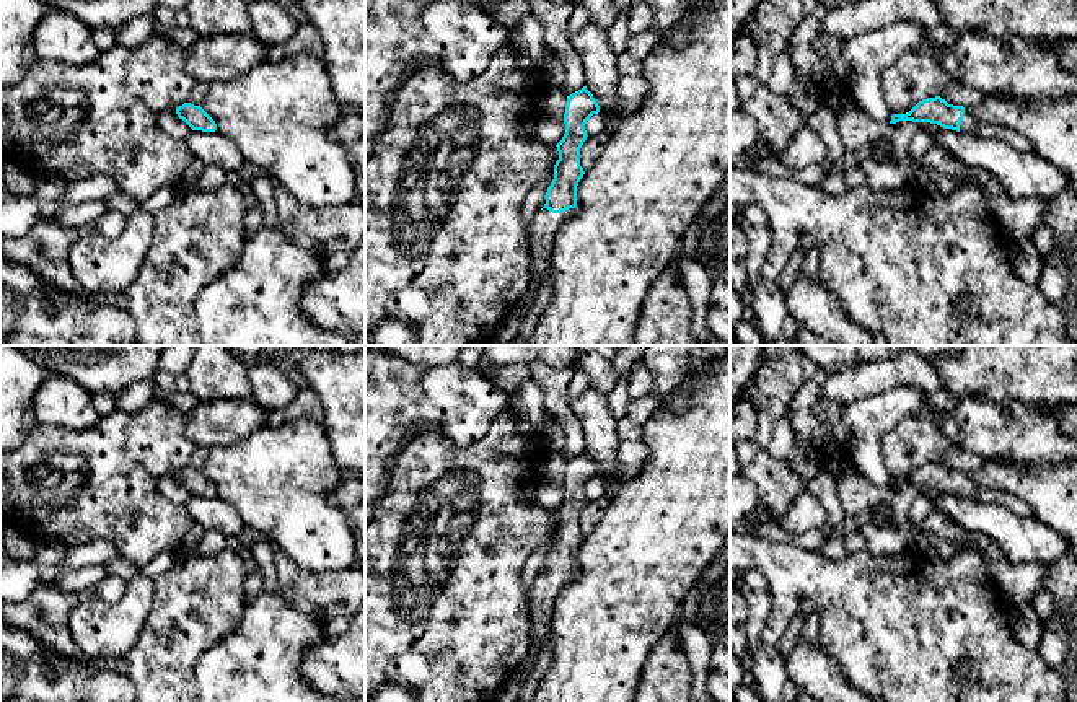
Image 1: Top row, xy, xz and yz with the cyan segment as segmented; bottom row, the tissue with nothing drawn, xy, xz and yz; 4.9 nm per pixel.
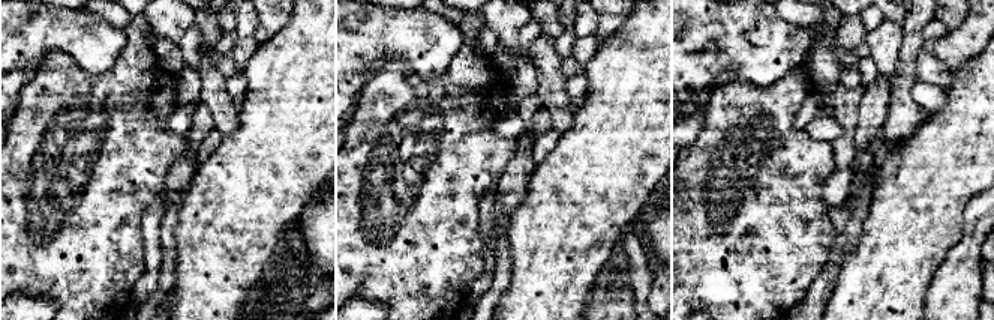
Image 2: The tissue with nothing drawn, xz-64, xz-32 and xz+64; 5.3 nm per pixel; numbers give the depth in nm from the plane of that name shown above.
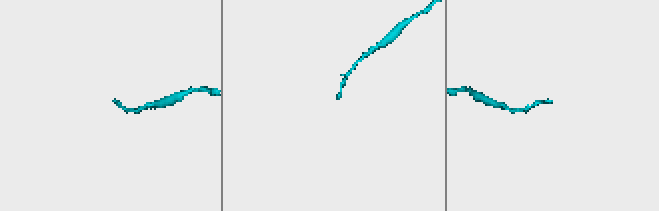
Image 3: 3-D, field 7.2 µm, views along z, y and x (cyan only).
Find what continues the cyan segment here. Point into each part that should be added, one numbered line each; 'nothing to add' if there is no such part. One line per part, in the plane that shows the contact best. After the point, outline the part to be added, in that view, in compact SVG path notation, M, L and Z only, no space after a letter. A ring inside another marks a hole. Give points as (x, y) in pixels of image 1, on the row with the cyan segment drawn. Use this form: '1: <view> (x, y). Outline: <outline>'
1: xz (545, 227). Outline: M547 208L539 210L530 226L530 252L533 259L533 277L526 292L526 300L512 308L507 318L495 327L490 345L508 345L513 342L521 327L521 319L528 314L543 282L546 270L551 267L554 239L560 225L575 213L569 208L560 213L552 213Z

